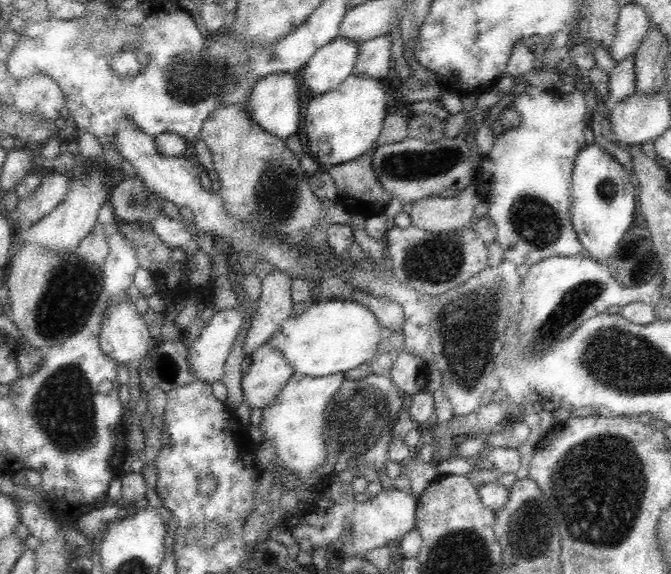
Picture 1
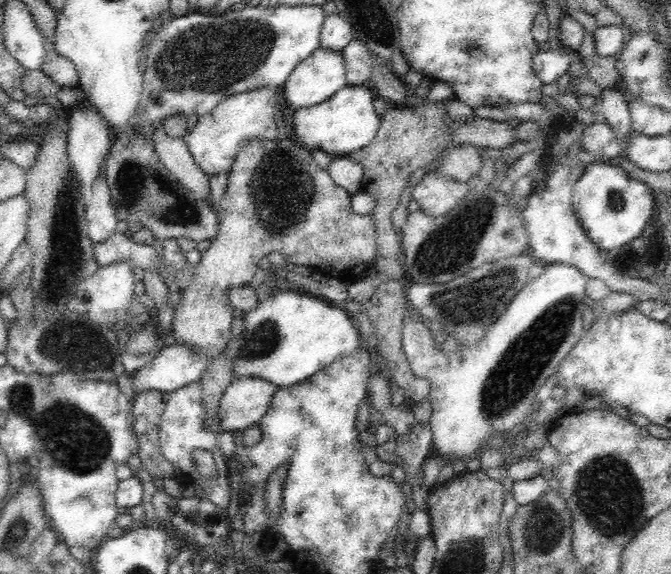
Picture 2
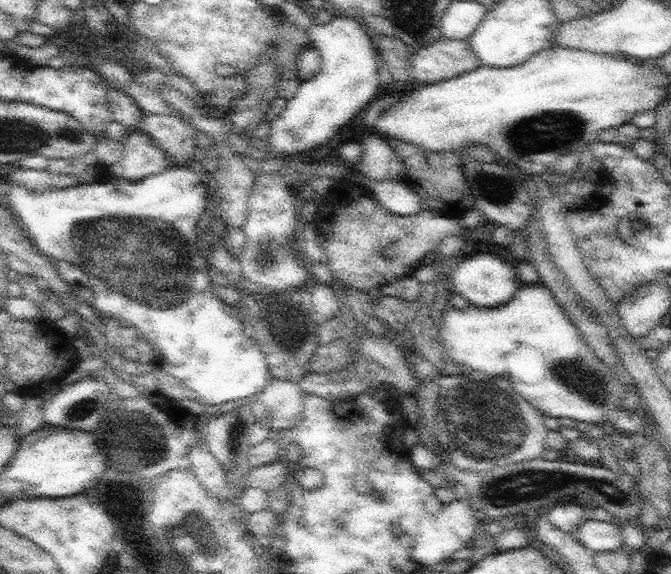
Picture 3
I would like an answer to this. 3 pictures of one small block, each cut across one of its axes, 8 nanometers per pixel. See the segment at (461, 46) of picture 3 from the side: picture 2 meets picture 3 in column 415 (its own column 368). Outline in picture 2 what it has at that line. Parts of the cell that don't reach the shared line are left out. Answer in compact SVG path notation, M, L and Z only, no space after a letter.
M353 39L344 49L343 64L345 65L345 79L350 86L360 86L371 77L371 66L376 59L374 54L369 51L366 44Z

